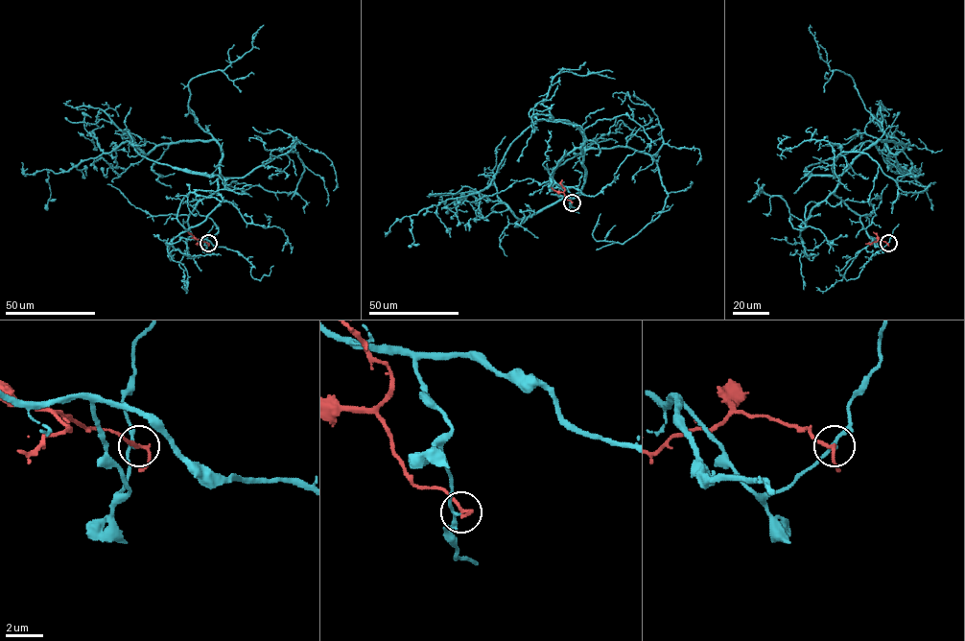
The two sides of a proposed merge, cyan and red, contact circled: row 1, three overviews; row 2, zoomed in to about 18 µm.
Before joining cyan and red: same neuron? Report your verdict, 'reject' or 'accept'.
accept

